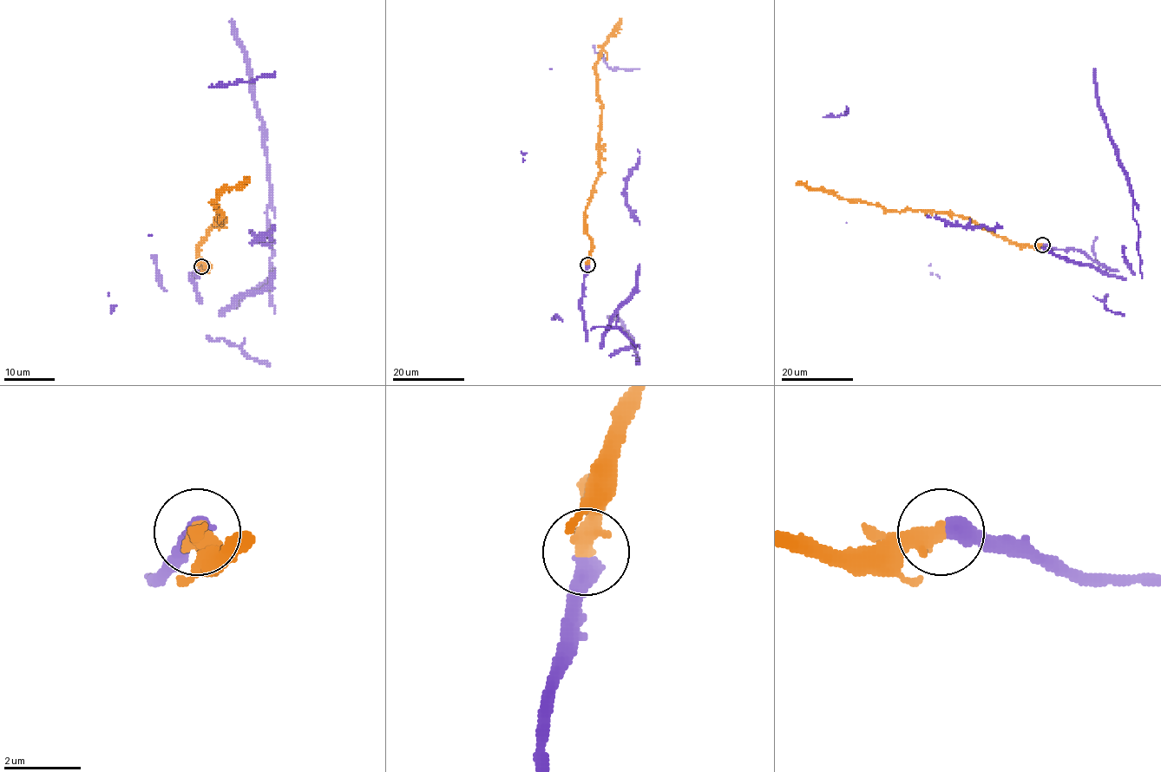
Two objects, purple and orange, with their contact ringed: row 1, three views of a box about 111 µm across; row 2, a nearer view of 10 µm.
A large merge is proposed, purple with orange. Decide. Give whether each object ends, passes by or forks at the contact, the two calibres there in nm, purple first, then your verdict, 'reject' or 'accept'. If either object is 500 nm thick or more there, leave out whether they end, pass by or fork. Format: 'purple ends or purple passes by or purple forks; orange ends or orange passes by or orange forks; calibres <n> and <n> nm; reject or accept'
calibres 500 and 500 nm; accept

